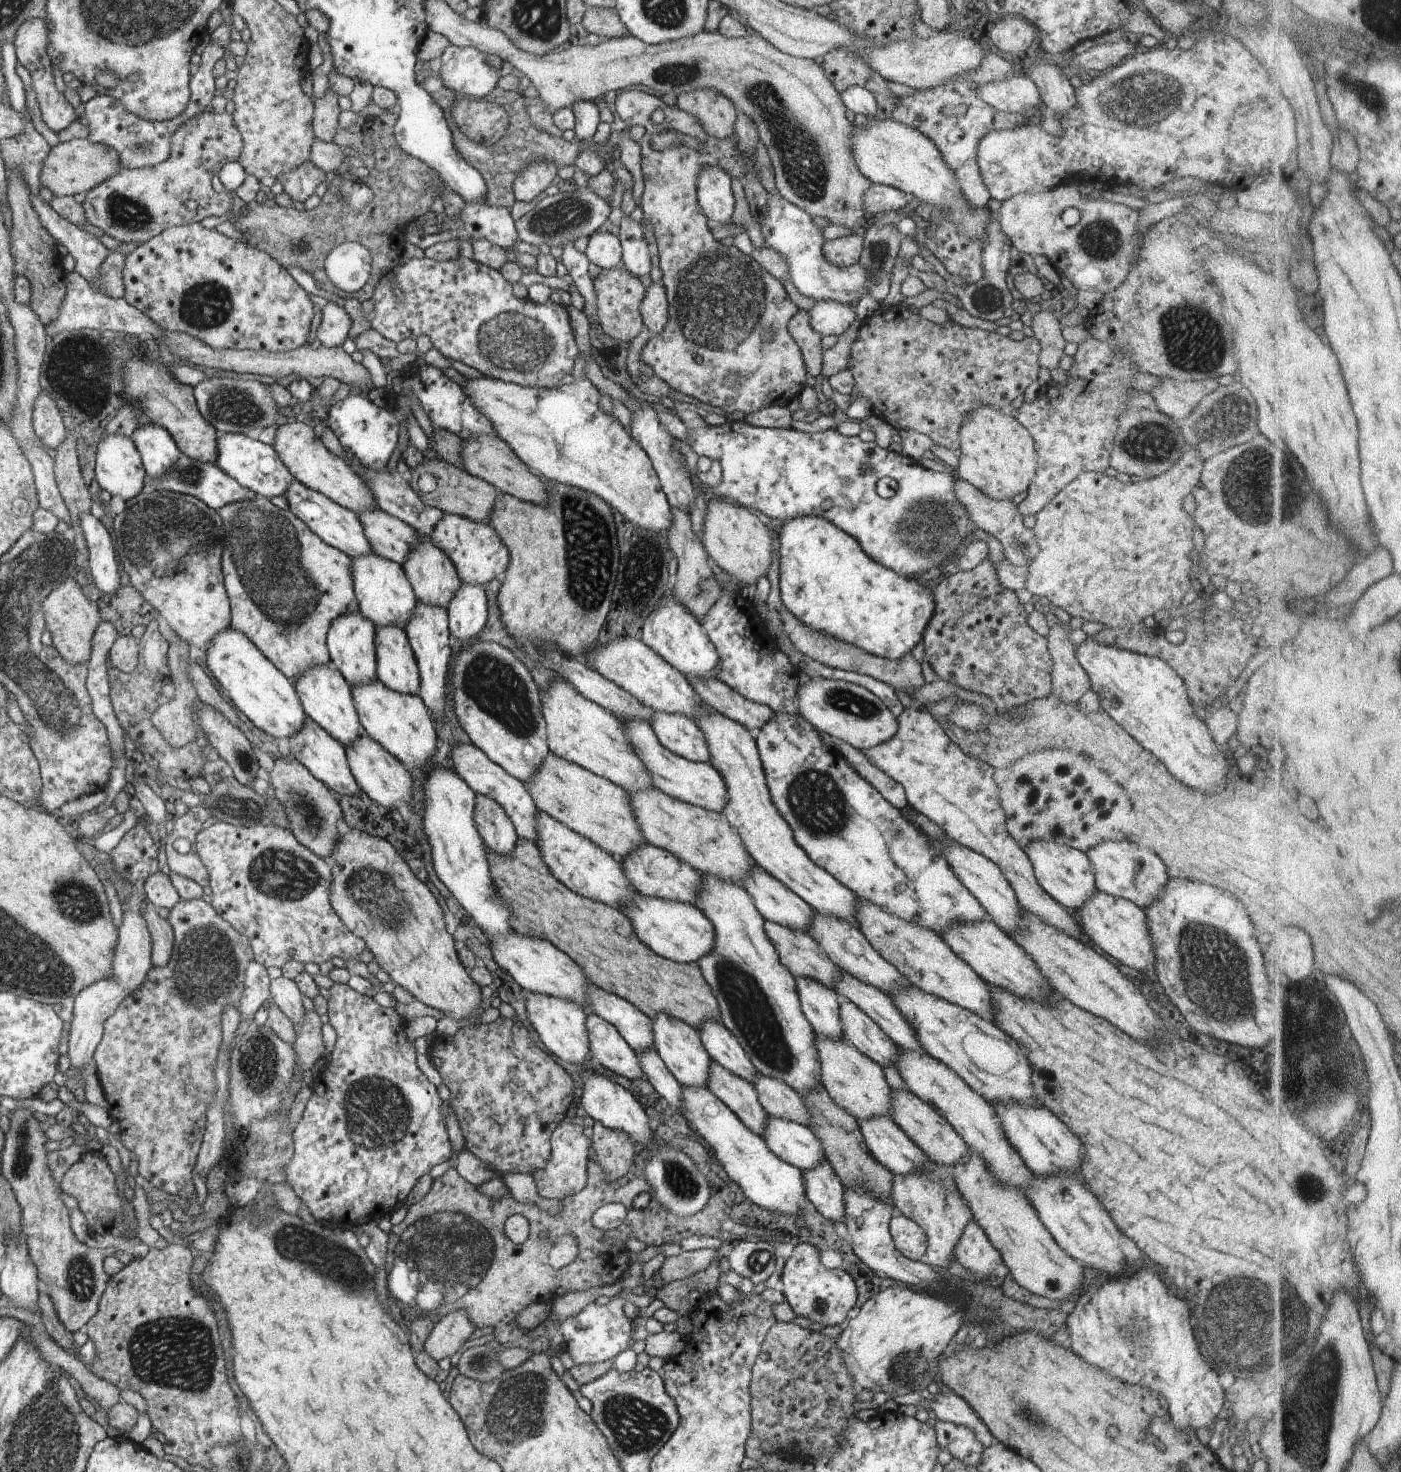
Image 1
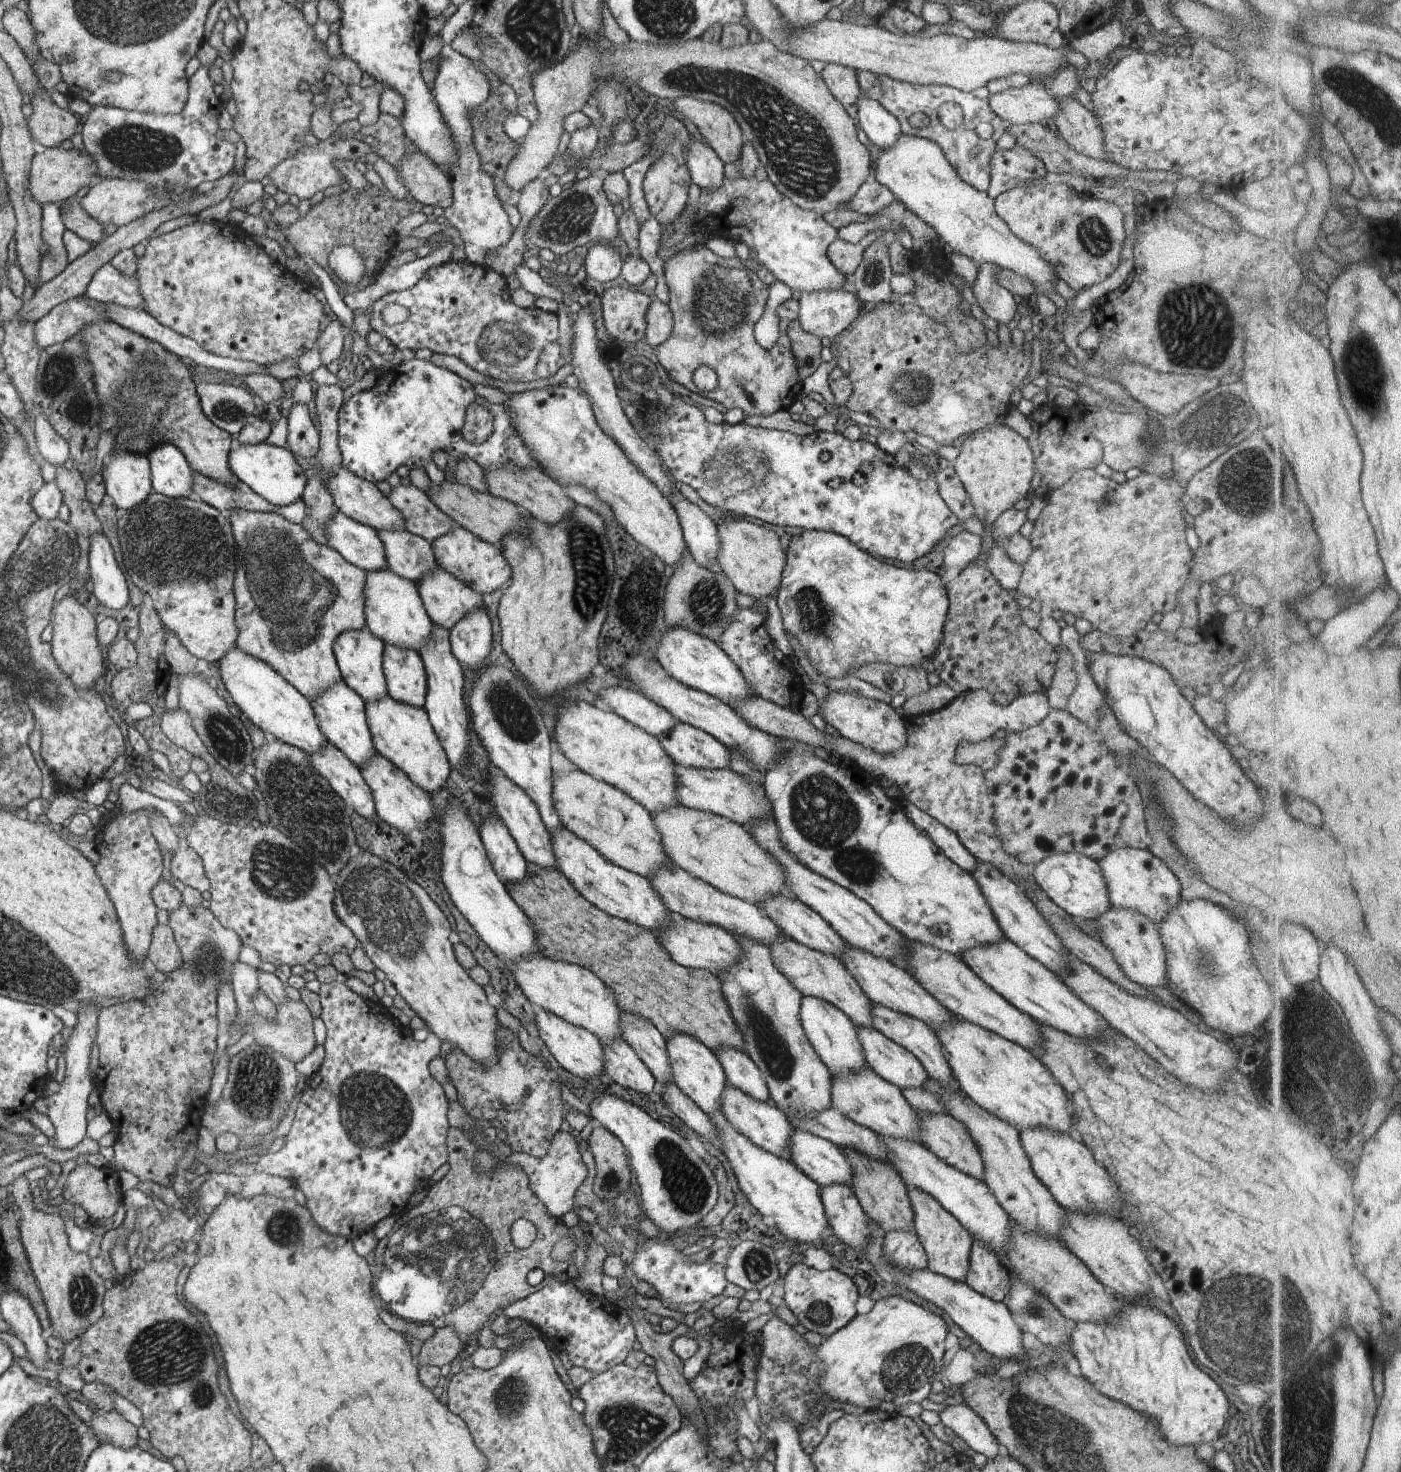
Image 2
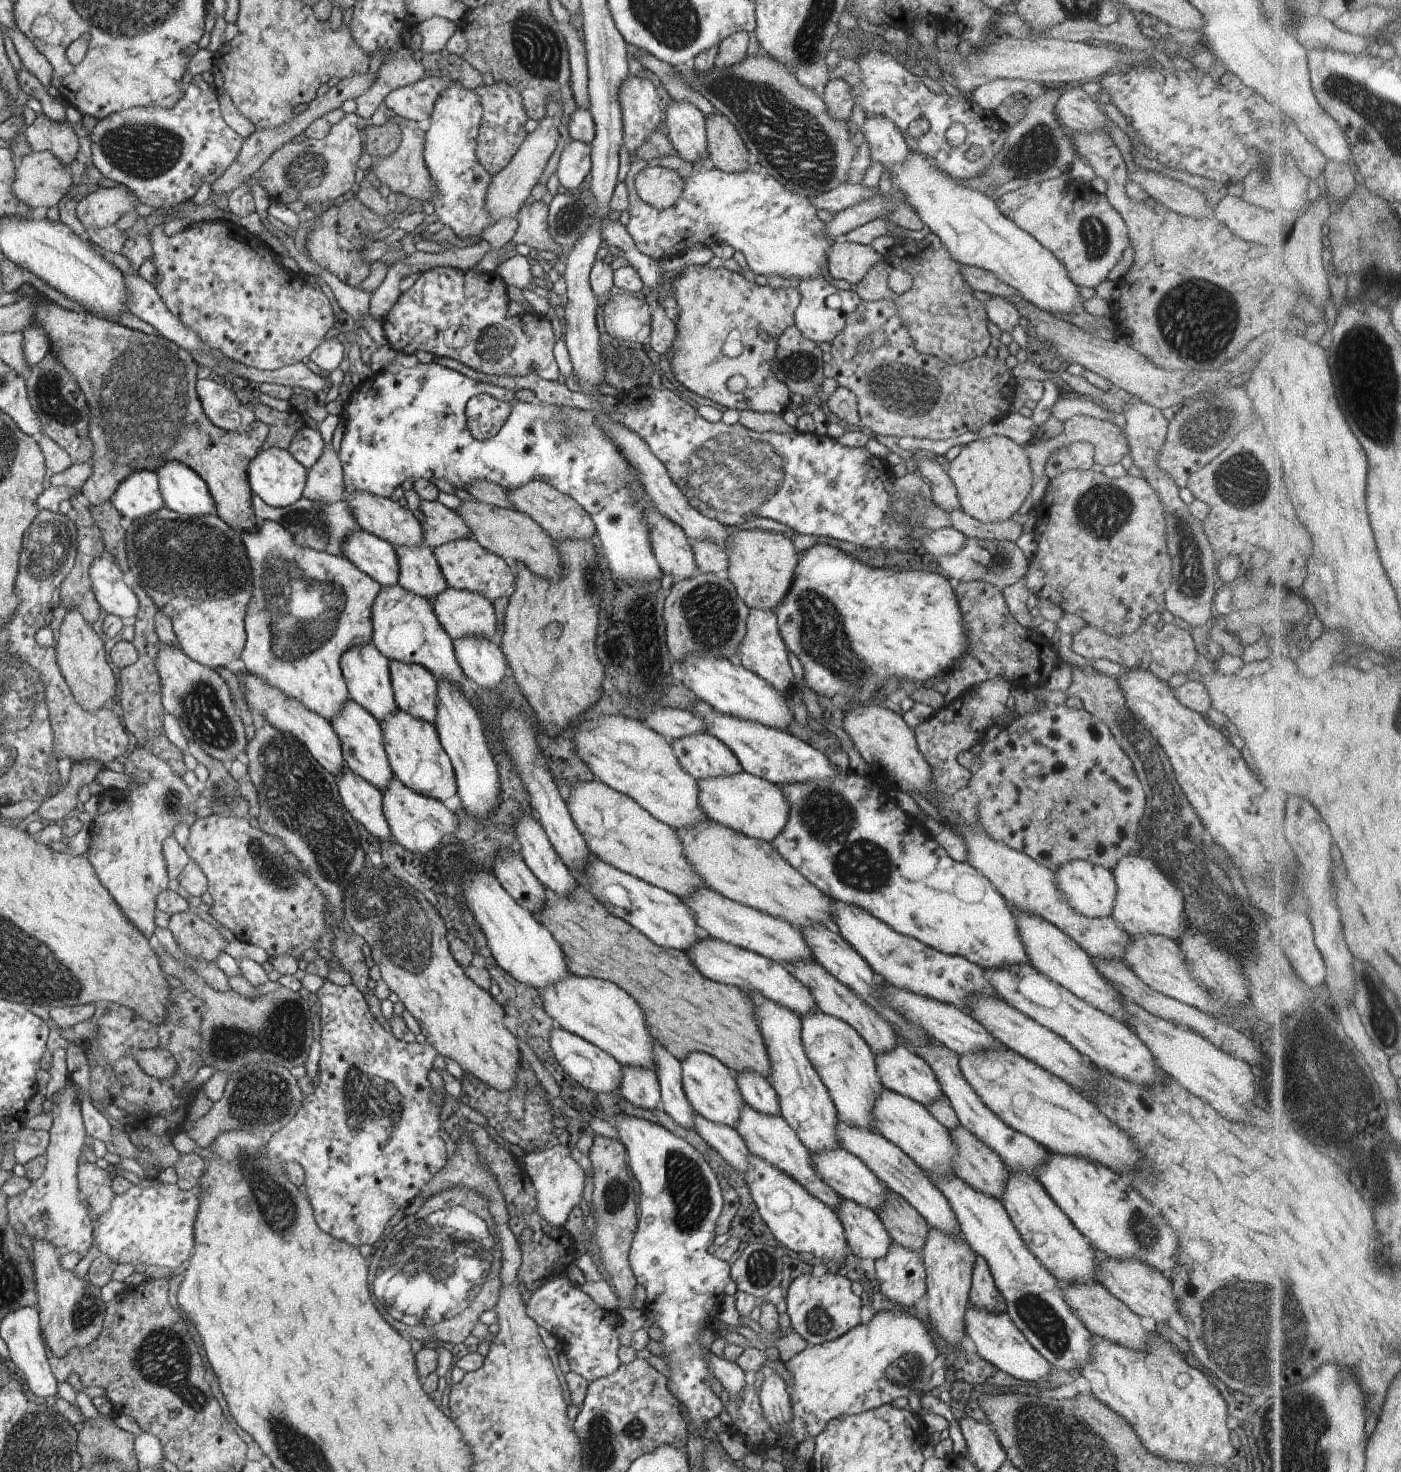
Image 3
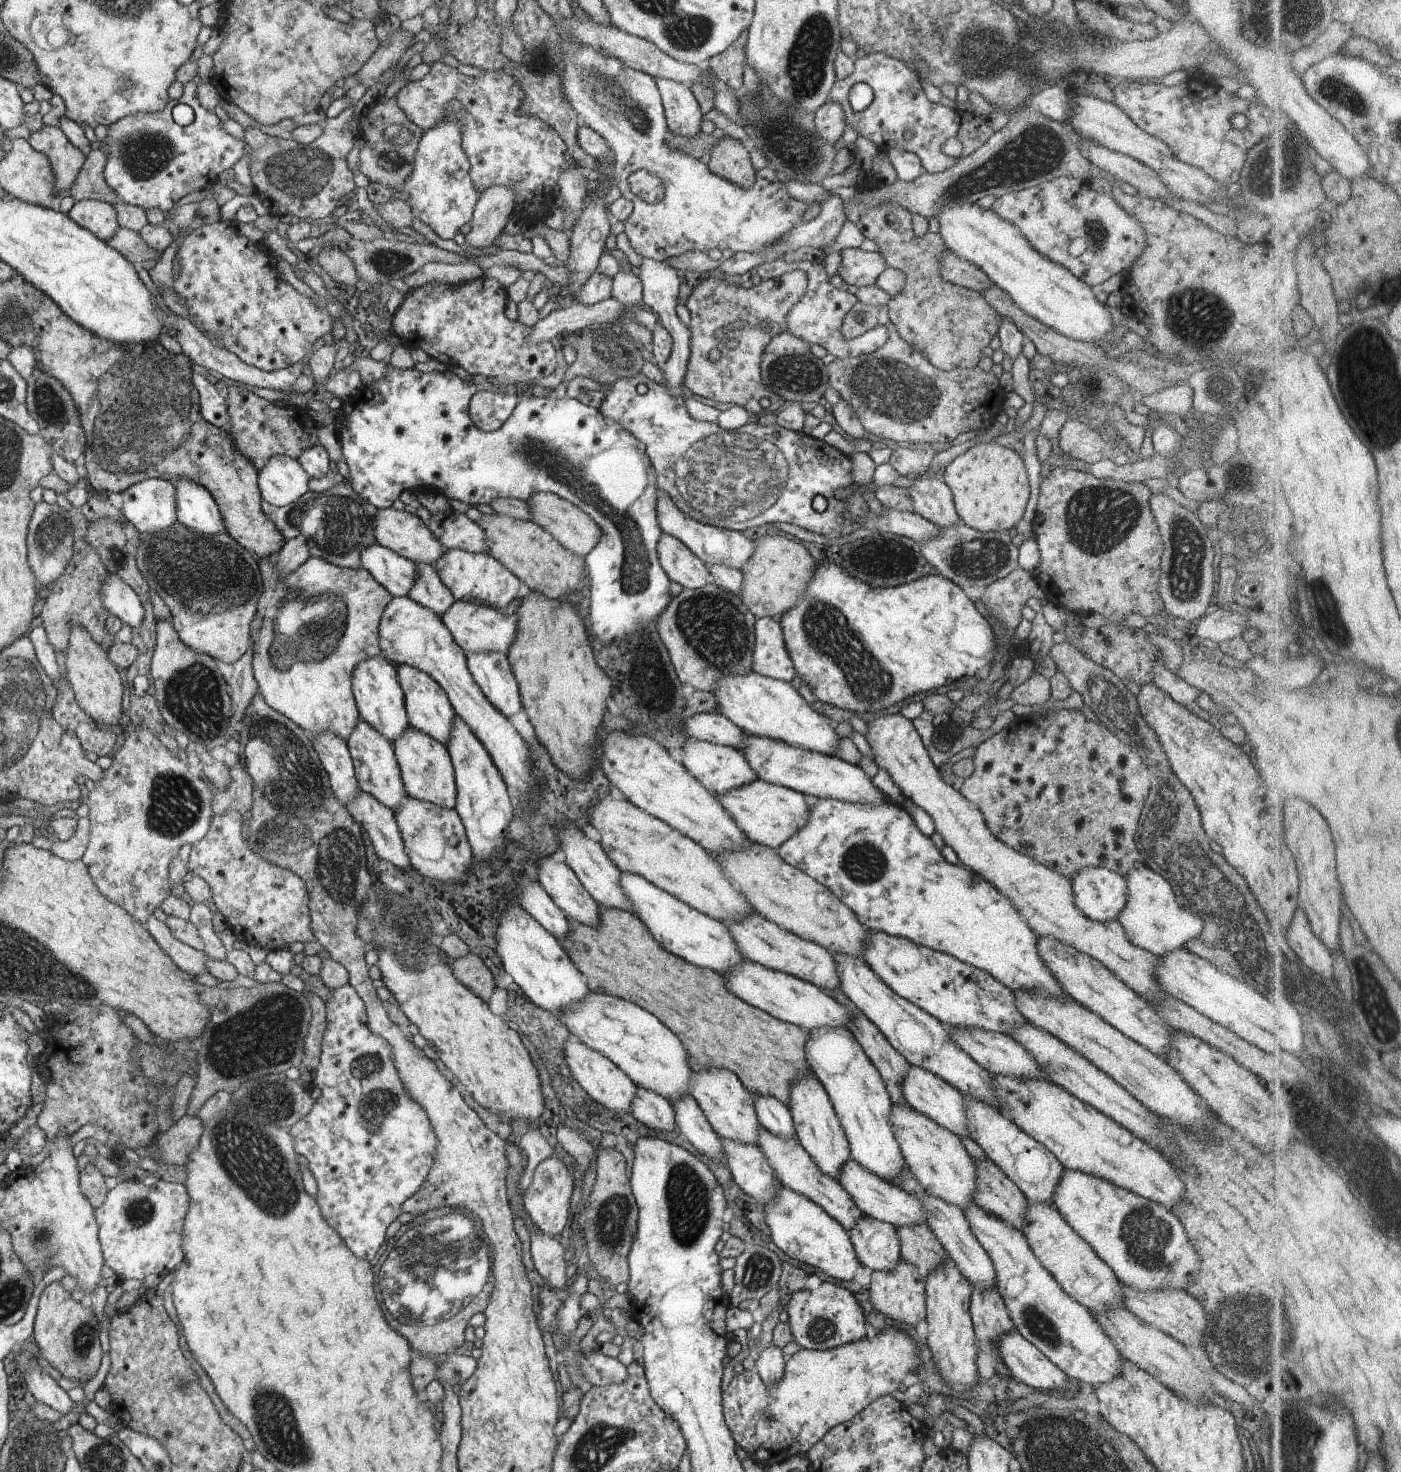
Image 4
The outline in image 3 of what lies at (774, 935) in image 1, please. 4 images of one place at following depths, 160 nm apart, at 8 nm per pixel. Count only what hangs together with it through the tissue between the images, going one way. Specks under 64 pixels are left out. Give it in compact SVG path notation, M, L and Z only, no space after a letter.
M798 960L794 964L789 964L787 968L791 976L794 976L796 980L802 982L810 990L819 1009L852 1026L859 1033L859 1036L862 1036L862 1039L870 1046L870 1050L872 1050L874 1055L890 1052L892 1048L896 1048L896 1045L899 1044L897 1035L891 1024L888 1024L882 1016L878 1016L878 1012L870 1004L866 1004L864 1000L860 1000L858 994L854 994L844 984L840 984L830 972L826 971L826 968L823 968L822 964L819 964L815 960Z

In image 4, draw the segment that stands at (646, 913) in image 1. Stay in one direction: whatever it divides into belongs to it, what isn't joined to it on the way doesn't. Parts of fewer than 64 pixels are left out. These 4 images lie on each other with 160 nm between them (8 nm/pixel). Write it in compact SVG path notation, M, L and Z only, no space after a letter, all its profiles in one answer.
M743 959L736 967L724 973L722 978L726 988L740 1000L762 1009L784 1022L808 1028L809 1031L820 1027L847 1028L847 1022L851 1019L849 1010L821 988L791 974L763 967L750 959Z

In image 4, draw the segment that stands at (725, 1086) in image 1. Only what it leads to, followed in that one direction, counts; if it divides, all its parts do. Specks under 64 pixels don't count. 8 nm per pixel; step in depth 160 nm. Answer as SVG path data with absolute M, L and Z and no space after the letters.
M760 1125L757 1144L780 1184L798 1192L798 1194L805 1195L817 1206L820 1206L833 1220L836 1220L846 1231L849 1232L854 1228L857 1221L864 1215L836 1178L823 1174L819 1170L819 1166L816 1166L808 1152L799 1144L797 1137L776 1136Z

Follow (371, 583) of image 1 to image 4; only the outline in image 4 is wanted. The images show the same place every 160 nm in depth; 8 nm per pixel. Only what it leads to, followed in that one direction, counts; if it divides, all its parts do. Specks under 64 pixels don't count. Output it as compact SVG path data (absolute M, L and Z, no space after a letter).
M408 595L393 597L381 616L379 632L382 655L397 665L418 668L437 681L446 692L455 714L468 724L472 733L486 748L505 784L514 788L516 800L530 802L526 794L533 792L540 783L543 785L542 780L535 777L537 771L531 761L531 746L522 739L507 718L486 699L478 684L475 684L467 668L467 656L460 645L455 643L452 633L443 623L442 616L434 612L434 609L413 601Z

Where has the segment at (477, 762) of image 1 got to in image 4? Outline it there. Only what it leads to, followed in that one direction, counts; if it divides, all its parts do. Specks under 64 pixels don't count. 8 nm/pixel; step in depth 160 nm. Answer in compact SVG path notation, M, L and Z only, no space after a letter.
M548 855L540 862L536 881L568 918L593 927L599 923L598 903L563 859Z

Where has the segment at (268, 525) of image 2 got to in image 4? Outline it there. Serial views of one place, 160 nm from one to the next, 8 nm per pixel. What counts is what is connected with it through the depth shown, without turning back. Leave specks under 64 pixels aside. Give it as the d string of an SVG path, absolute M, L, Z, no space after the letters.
M276 554L270 557L259 558L261 576L264 580L264 594L260 598L257 612L251 626L251 638L253 638L253 659L252 667L254 677L258 684L258 691L261 698L278 713L292 720L297 726L304 728L310 733L320 735L322 731L331 731L333 734L347 740L354 732L357 724L360 722L360 713L357 710L356 698L353 696L353 672L363 660L382 654L380 643L380 622L385 608L390 604L393 596L388 589L383 586L370 571L360 567L351 569L332 564L330 561L315 556L308 557L308 560L296 567L286 576L284 570L278 570L276 564Z

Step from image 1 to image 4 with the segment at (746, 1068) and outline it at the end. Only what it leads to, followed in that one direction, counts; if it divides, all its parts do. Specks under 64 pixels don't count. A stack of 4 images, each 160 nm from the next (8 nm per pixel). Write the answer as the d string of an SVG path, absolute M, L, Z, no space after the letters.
M772 1095L753 1096L759 1124L768 1129L772 1134L781 1137L796 1137L794 1121L788 1107Z

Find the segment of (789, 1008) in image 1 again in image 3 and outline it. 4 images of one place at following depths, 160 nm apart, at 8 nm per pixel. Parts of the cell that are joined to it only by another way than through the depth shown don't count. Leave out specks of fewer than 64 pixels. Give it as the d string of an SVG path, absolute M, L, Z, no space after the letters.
M745 992L754 1004L754 1018L762 1032L764 1045L770 1056L769 1084L774 1088L780 1104L781 1118L796 1132L810 1152L840 1147L836 1108L810 1060L806 1058L801 1040L801 1018L788 1008L766 1000L760 992Z

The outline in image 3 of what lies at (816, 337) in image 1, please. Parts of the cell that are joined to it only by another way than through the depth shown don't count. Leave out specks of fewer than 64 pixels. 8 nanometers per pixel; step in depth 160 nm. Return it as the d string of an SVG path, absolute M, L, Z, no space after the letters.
M794 325L786 328L778 338L776 358L771 361L770 372L788 386L791 395L810 398L817 394L817 387L823 386L825 380L825 364L822 360L823 352L812 340L806 339Z

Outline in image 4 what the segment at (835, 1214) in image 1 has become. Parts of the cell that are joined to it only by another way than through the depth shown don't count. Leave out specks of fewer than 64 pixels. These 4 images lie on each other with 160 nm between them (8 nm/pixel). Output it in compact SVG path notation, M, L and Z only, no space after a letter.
M863 1215L849 1231L858 1260L873 1271L892 1272L902 1260L896 1228Z

